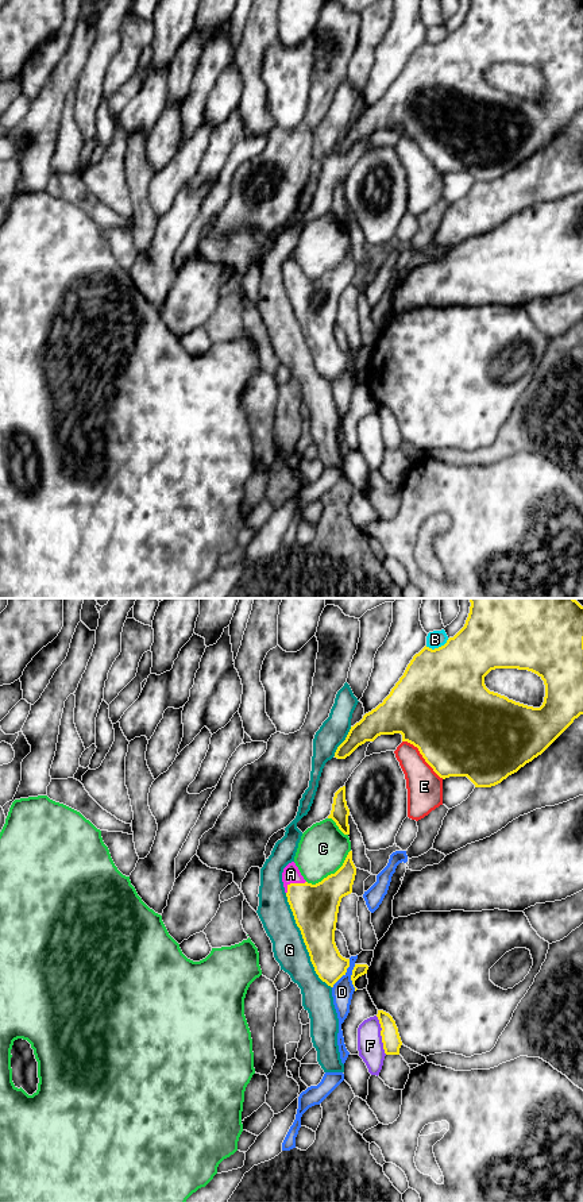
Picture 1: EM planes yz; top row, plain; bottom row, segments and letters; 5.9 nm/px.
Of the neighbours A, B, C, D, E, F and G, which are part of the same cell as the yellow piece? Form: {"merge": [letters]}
{"merge": ["A"]}

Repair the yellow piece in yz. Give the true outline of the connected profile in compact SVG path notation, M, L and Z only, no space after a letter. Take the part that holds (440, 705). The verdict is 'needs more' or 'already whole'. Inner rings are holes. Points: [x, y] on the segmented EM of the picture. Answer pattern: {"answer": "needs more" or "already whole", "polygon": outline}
{"answer": "already whole", "polygon": "M470 598L464 627L439 648L424 647L413 656L390 694L351 727L335 758L345 759L359 746L381 735L401 733L418 748L443 779L467 777L475 787L491 787L541 755L583 714L583 606L575 598ZM495 669L518 669L537 674L545 685L540 708L528 706L490 691L484 677Z"}

